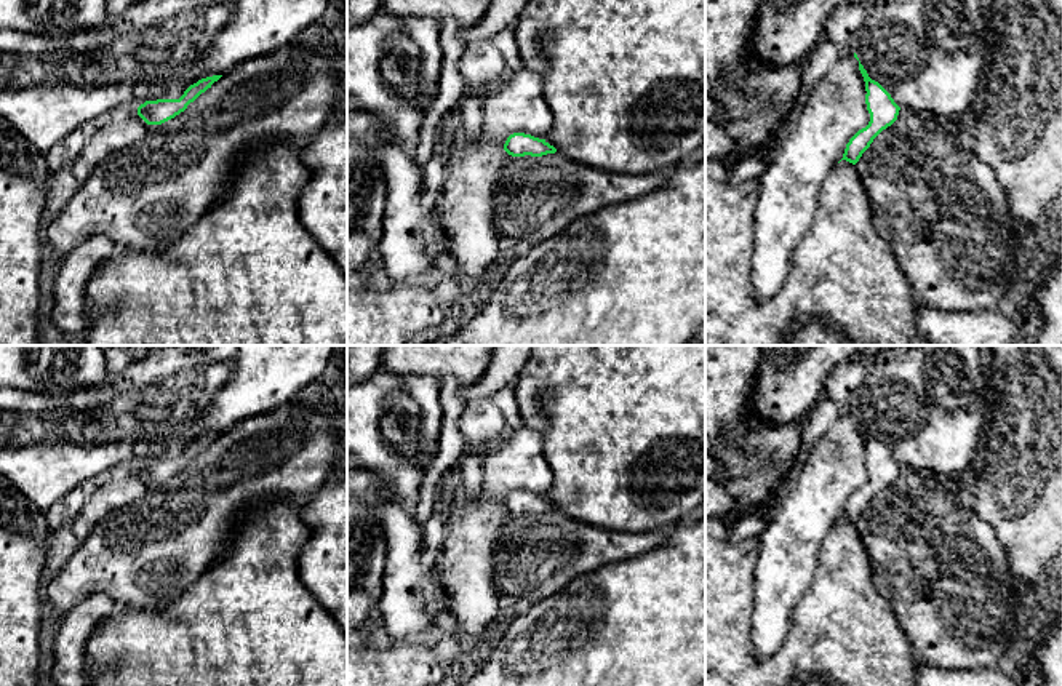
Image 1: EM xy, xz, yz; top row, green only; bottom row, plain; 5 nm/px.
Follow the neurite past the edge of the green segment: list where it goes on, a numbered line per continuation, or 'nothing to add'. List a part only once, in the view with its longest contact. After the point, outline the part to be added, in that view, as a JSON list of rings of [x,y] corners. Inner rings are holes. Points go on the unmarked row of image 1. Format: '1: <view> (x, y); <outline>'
nothing to add

